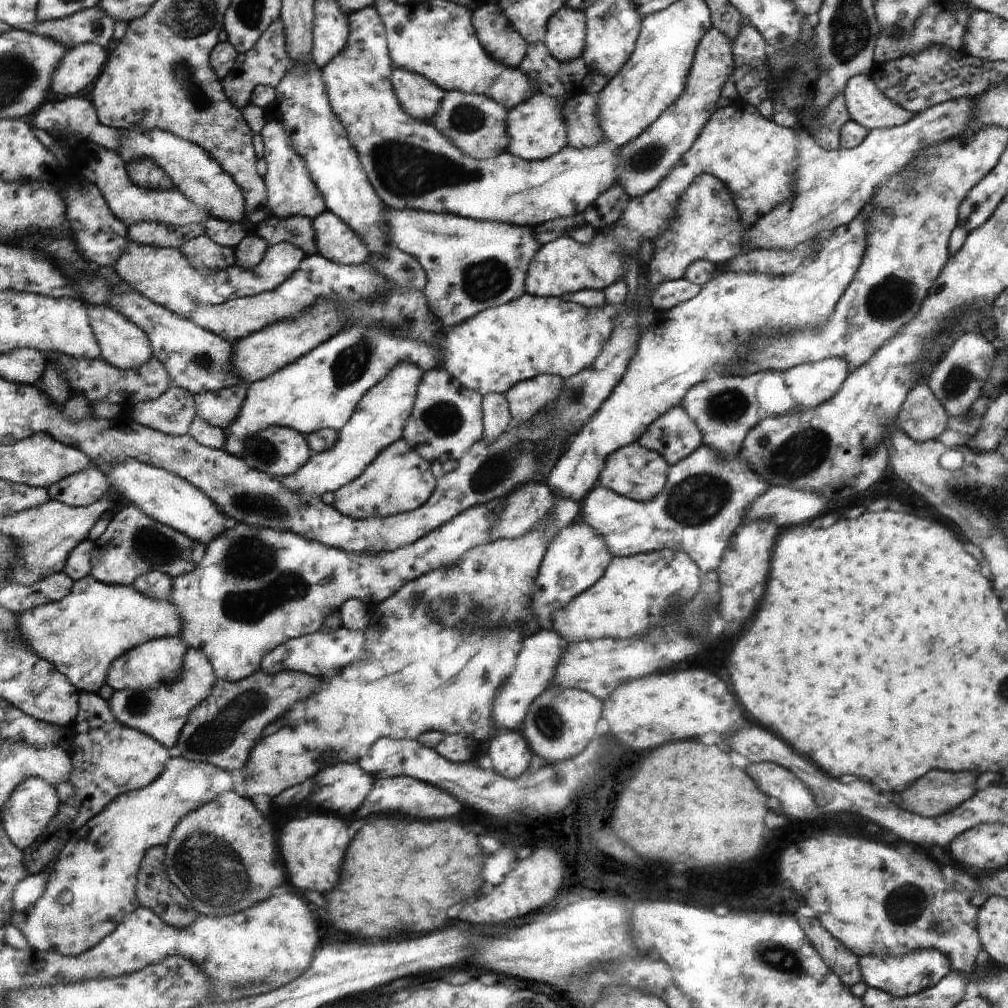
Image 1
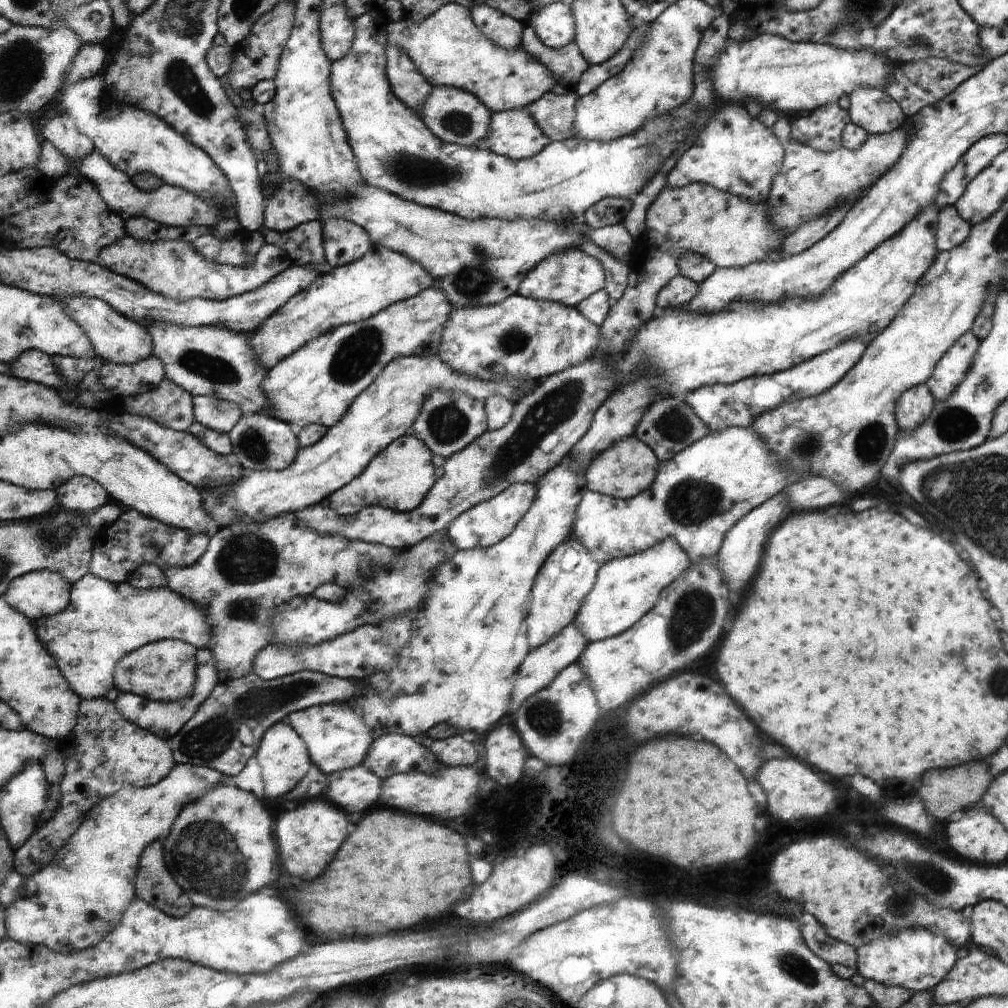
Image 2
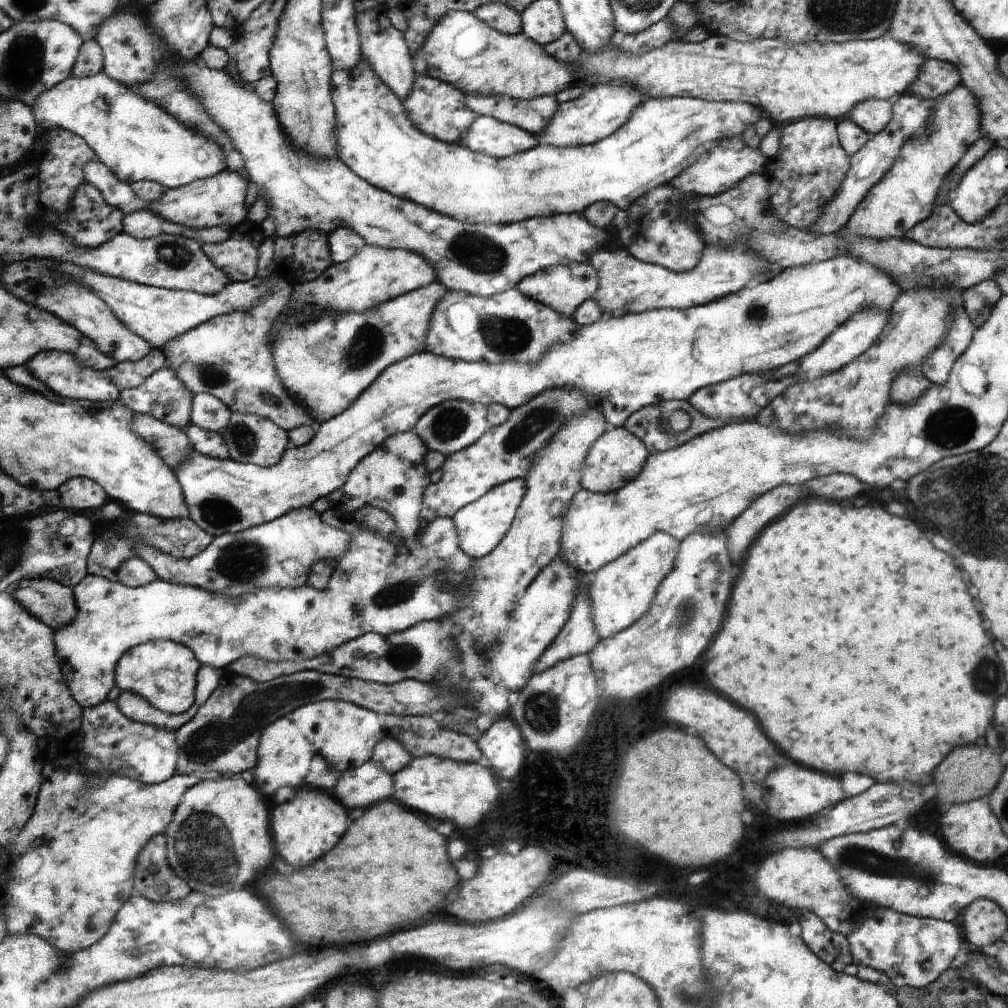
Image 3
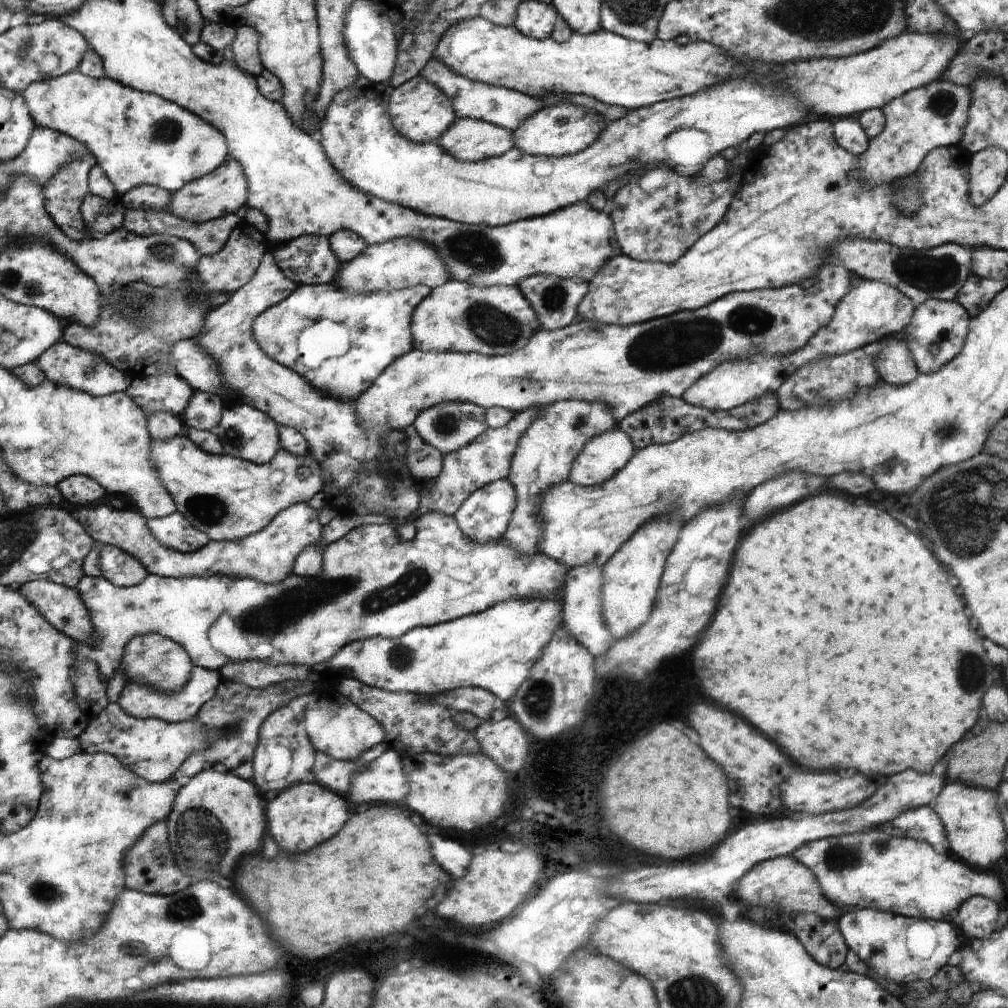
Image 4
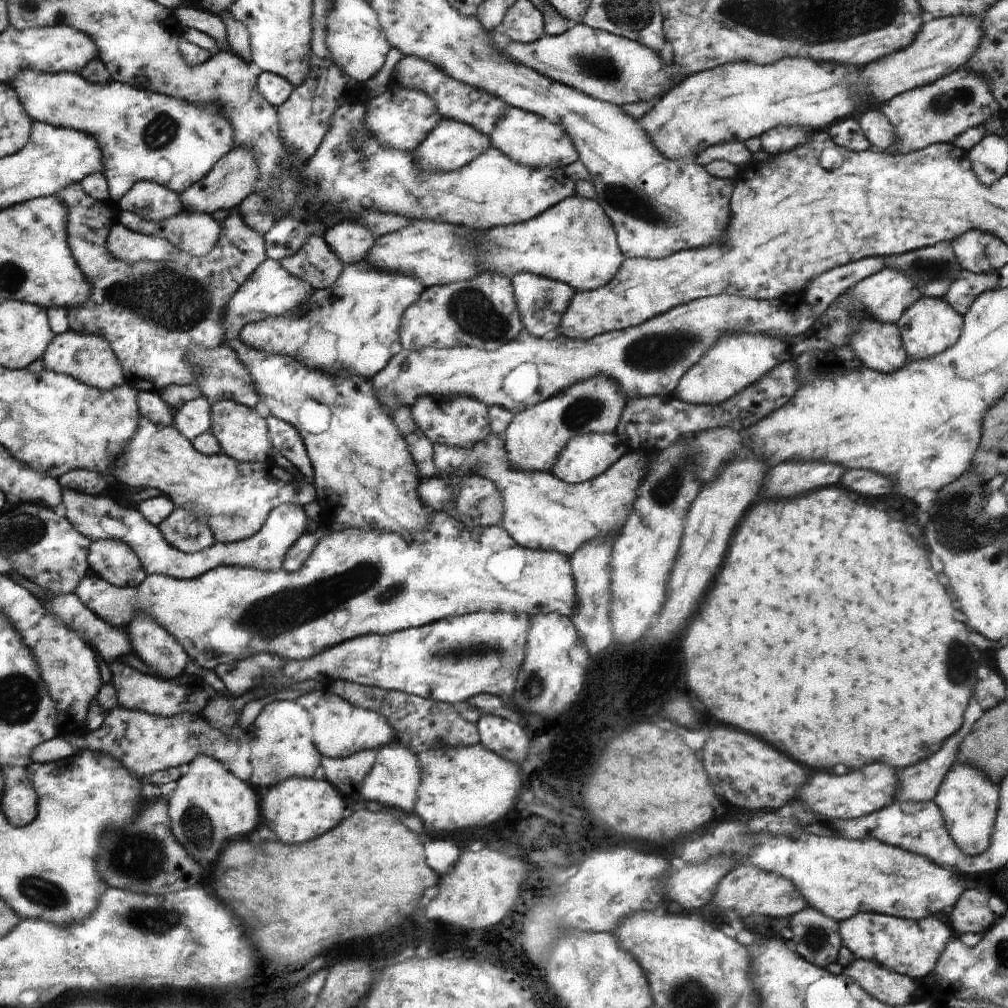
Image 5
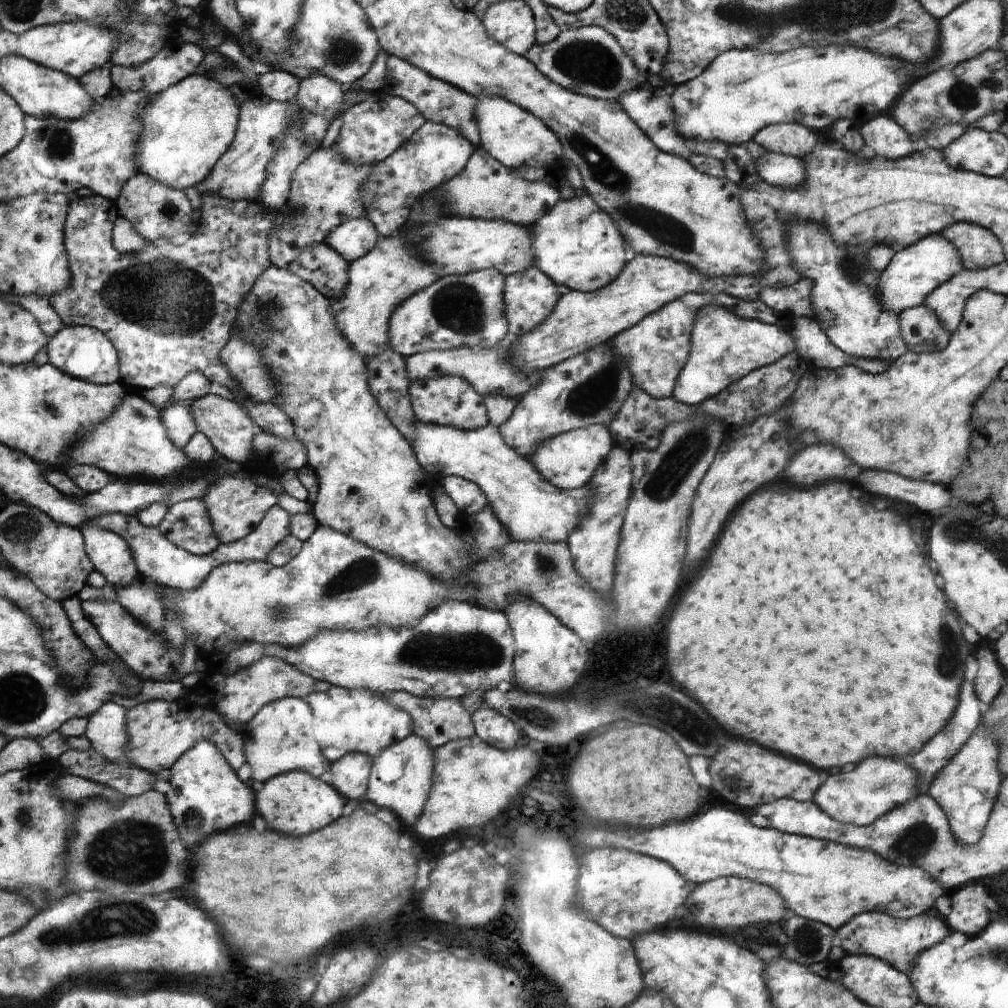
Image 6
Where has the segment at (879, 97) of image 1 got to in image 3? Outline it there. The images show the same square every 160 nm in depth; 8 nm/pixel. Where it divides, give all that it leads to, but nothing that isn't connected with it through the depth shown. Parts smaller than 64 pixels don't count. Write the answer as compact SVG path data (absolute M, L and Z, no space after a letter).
M869 100L858 104L848 115L862 130L880 133L888 128L893 118L892 100Z

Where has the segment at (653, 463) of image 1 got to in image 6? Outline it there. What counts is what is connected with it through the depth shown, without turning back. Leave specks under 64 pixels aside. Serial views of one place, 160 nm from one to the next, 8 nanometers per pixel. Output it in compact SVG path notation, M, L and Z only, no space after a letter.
M592 425L560 433L557 437L539 443L537 451L529 458L543 479L562 490L572 490L588 485L615 445L612 432L605 426Z

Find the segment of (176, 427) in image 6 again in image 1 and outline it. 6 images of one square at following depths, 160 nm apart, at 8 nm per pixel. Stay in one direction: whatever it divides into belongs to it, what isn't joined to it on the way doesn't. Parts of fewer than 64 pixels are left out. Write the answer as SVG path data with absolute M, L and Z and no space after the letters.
M241 381L225 389L198 393L194 396L197 416L223 430L228 429L240 416L248 396L247 388L248 384Z

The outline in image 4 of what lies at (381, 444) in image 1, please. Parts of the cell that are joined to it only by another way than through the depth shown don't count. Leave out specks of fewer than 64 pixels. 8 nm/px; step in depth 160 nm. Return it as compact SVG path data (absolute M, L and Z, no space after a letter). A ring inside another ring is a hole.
M826 261L820 266L820 272L814 273L809 280L778 288L730 293L701 309L678 311L672 317L655 318L630 326L581 320L553 331L540 328L524 349L507 355L491 357L480 353L412 349L393 360L356 400L359 420L370 431L389 432L408 429L417 420L418 413L444 401L469 402L487 409L500 407L518 414L524 409L573 400L608 404L619 424L624 417L644 409L659 398L681 397L689 386L721 363L758 354L778 357L804 349L817 332L833 320L841 298L860 282L862 278L854 279L854 274L842 264ZM186 435L169 441L154 439L153 463L161 481L176 500L176 512L185 515L198 530L209 535L210 541L235 541L257 533L290 505L307 503L314 494L324 490L326 482L323 466L310 452L297 455L282 449L273 461L258 465L226 454L208 454Z

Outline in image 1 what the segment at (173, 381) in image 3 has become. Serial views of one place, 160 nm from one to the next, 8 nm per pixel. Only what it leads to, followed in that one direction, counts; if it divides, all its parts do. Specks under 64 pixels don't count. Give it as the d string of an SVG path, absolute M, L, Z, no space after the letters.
M174 384L161 397L139 402L132 408L133 418L142 426L167 435L186 435L197 417L194 395Z

